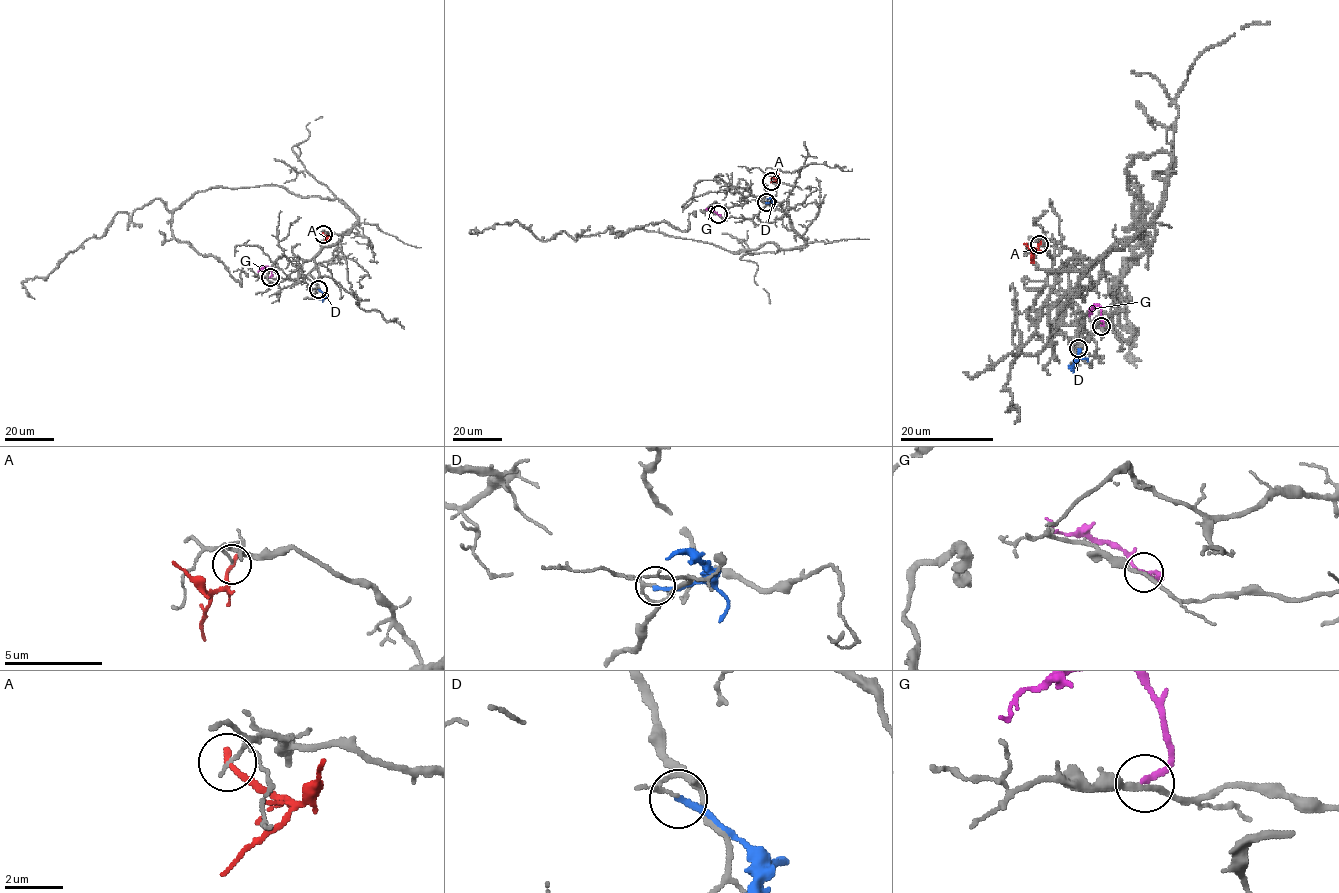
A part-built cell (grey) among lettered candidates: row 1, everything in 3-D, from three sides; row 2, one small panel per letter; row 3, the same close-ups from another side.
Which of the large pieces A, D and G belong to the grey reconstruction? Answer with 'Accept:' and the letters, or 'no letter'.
Accept: no letter

